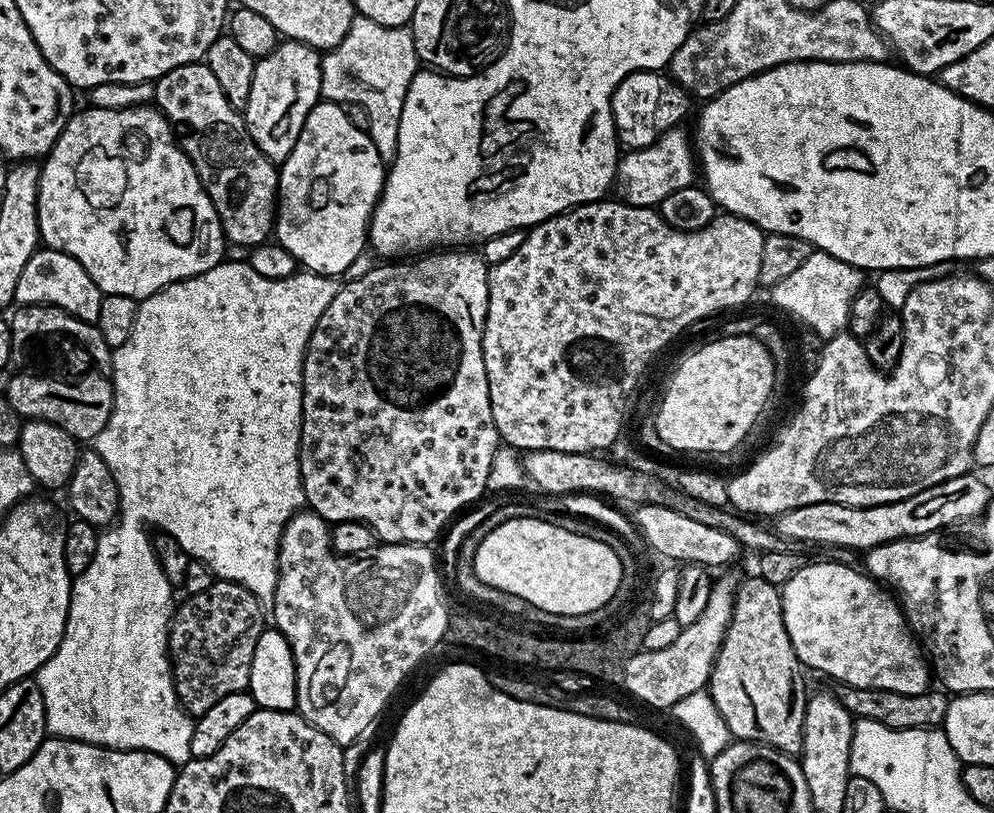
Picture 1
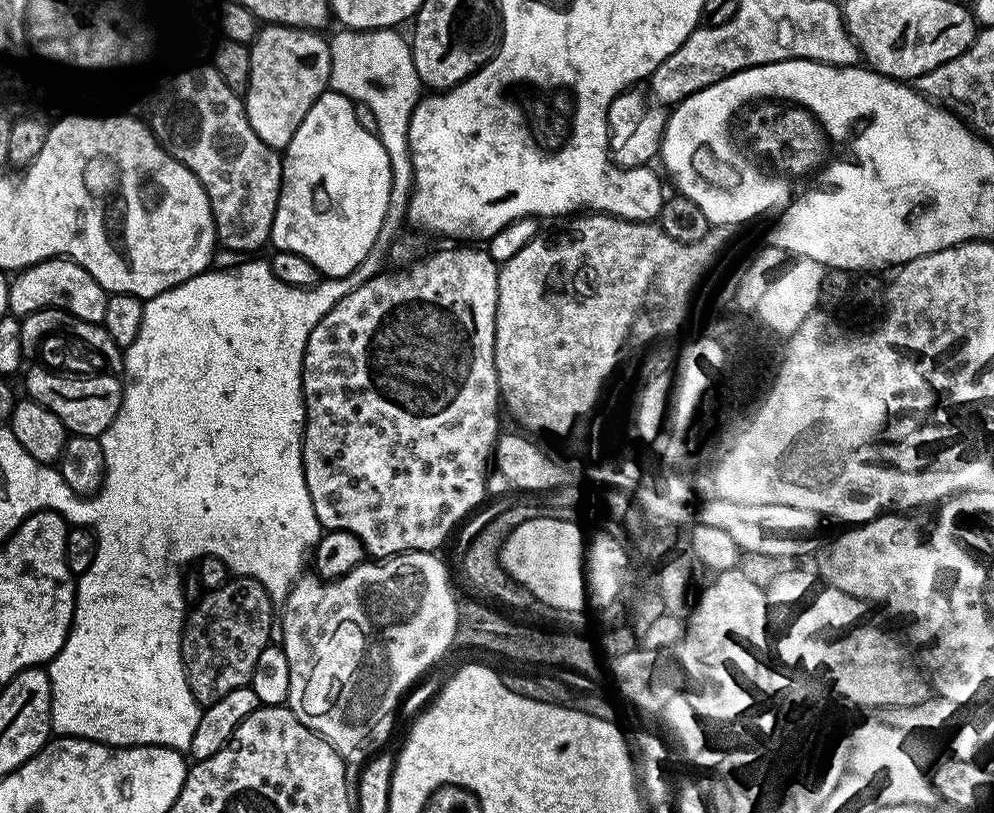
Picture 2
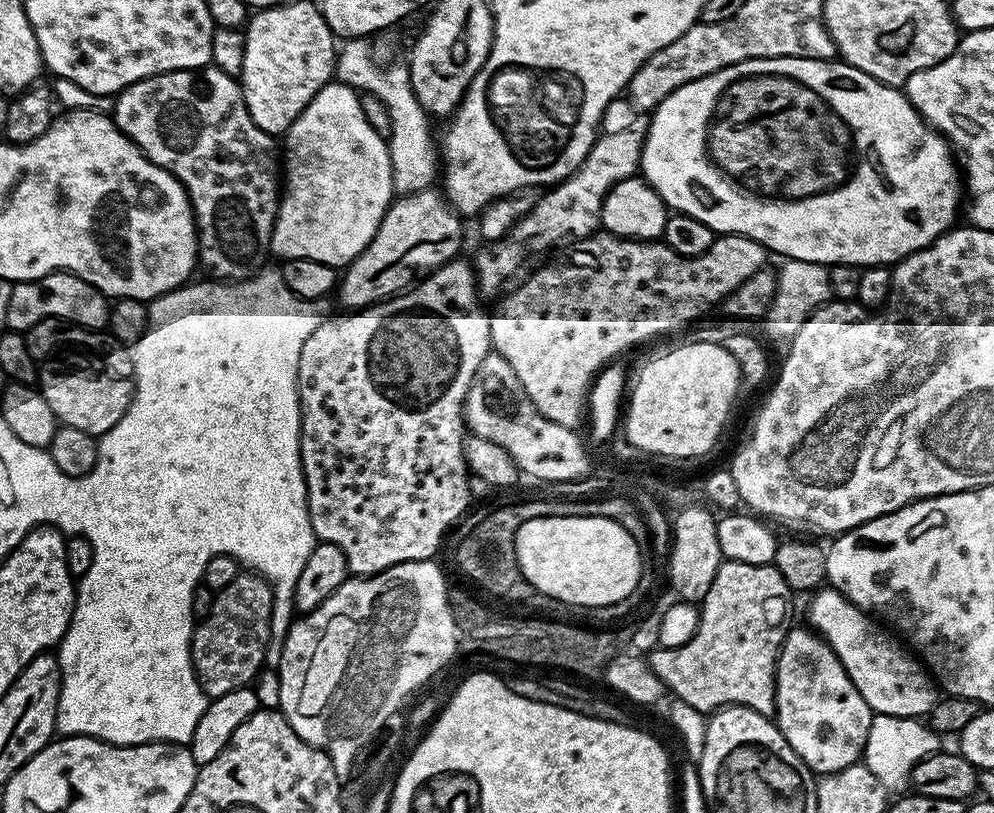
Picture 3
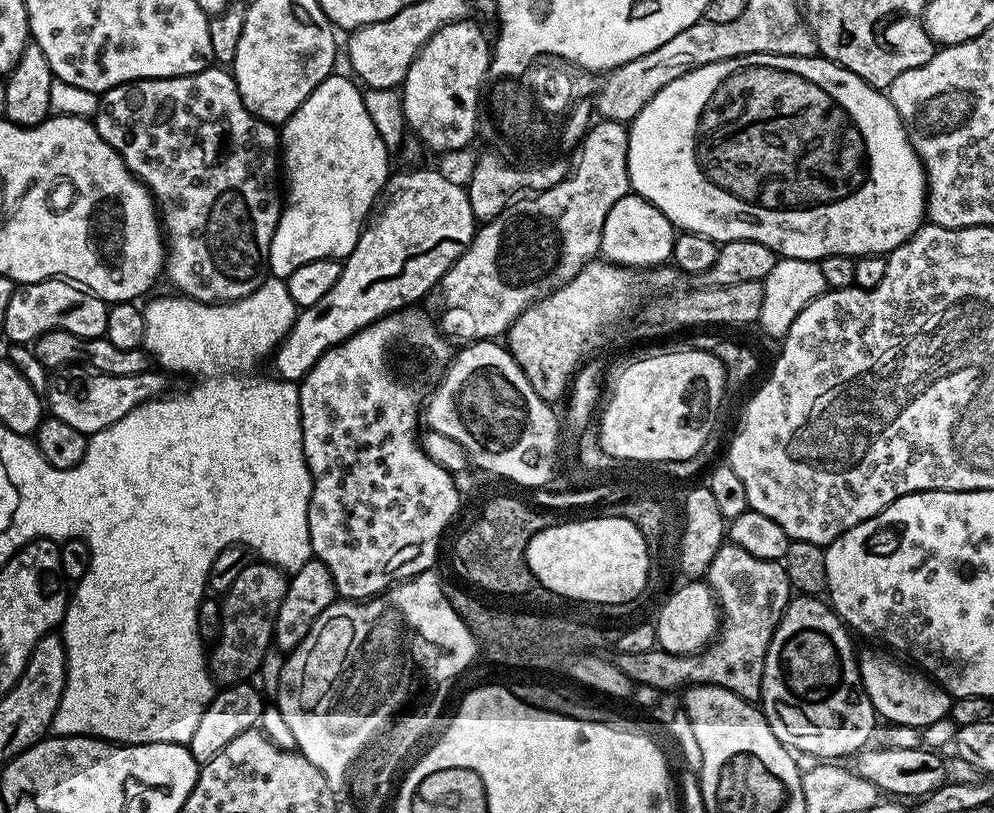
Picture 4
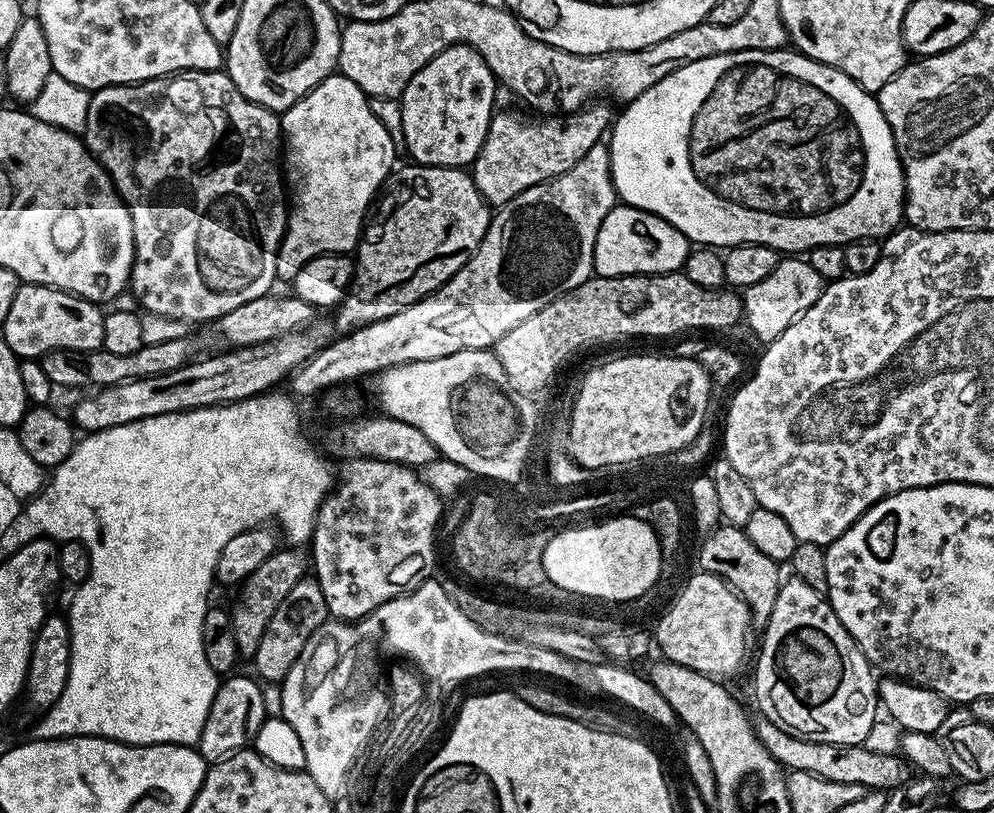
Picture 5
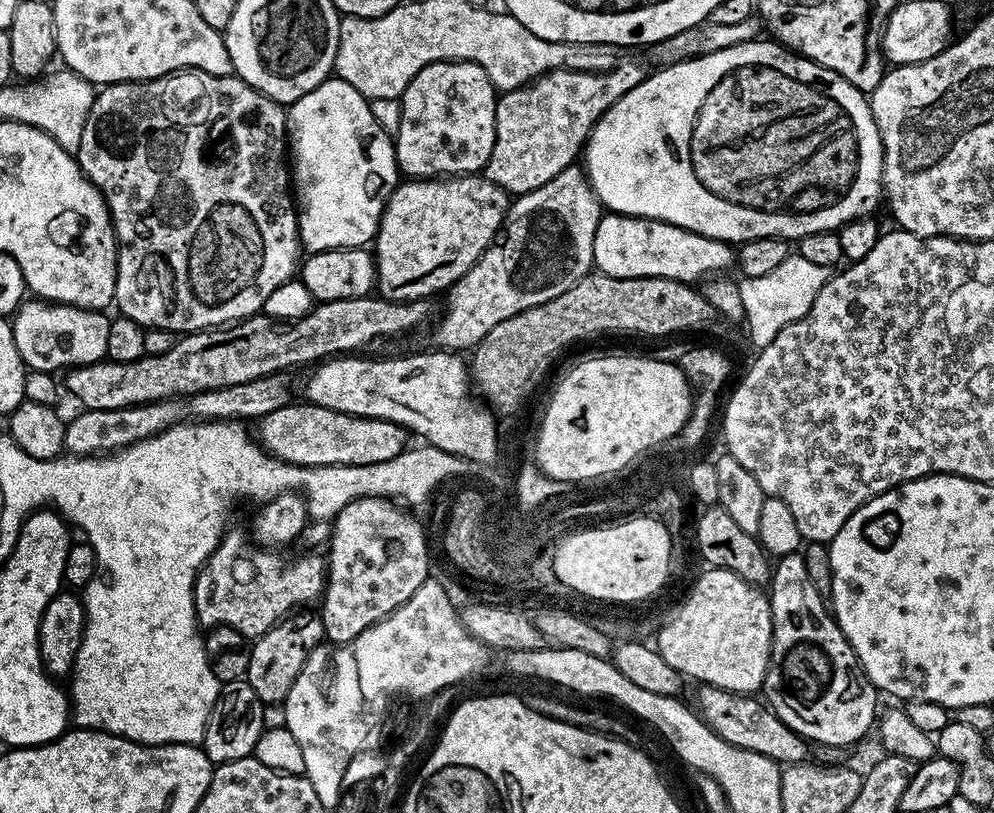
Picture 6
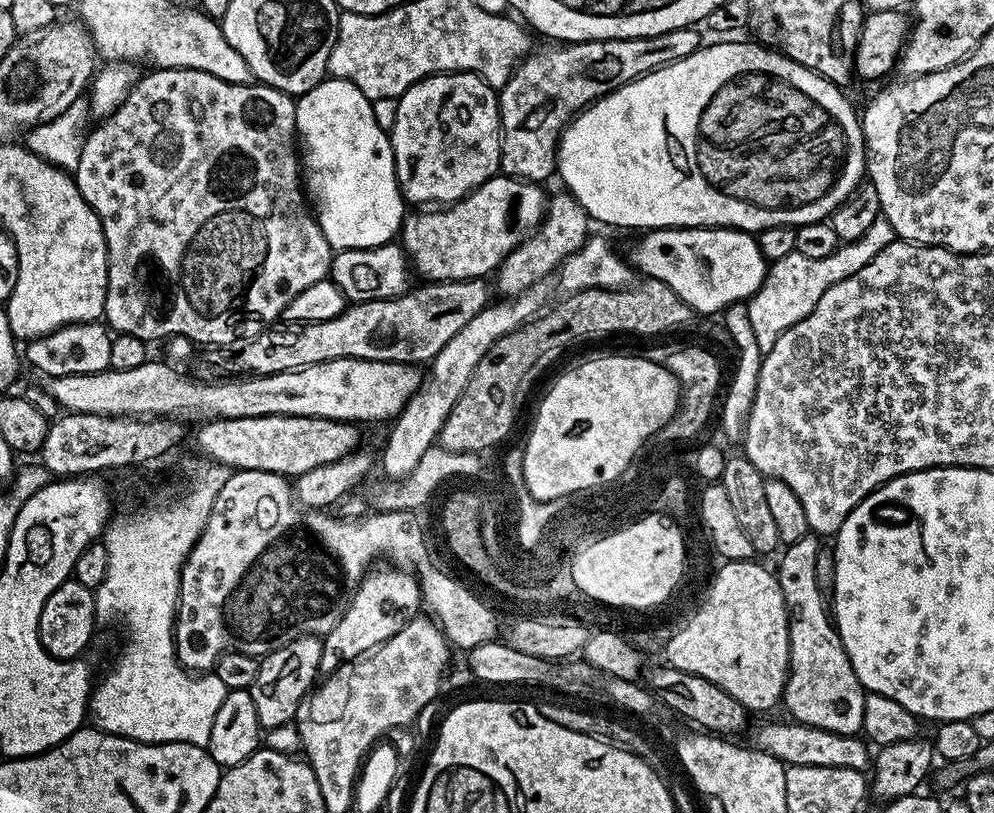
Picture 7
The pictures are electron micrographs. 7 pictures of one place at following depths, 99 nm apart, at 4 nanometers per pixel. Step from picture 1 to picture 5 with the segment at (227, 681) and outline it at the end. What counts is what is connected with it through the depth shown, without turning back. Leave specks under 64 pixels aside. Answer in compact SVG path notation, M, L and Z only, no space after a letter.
M284 546L270 554L268 558L256 570L239 585L240 601L231 605L232 625L234 626L234 638L238 638L238 650L241 657L255 657L258 650L258 642L262 642L262 634L266 634L266 625L270 618L274 618L274 610L290 594L294 586L298 586L300 580L305 579L310 568L310 556L303 547Z

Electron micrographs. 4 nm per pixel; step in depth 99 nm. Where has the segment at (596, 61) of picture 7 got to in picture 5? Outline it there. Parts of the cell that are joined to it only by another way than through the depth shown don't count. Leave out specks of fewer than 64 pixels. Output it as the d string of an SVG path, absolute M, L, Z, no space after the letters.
M592 102L585 112L572 112L569 116L544 116L539 120L539 115L523 116L520 112L500 112L493 115L490 126L486 130L486 138L482 142L482 150L478 150L475 162L470 165L470 175L474 186L482 194L482 198L489 206L499 206L518 198L522 190L530 190L530 186L547 184L548 181L561 176L566 170L570 170L590 150L590 146L601 143L600 136L609 131L614 120L614 112L611 112L604 104Z

